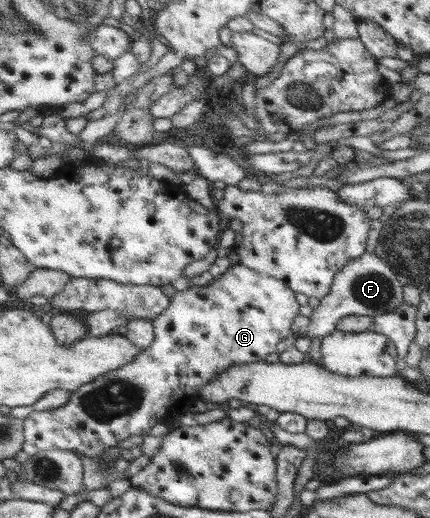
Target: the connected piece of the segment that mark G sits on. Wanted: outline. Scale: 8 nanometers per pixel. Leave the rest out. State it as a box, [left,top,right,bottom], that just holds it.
[25,264,302,458]

